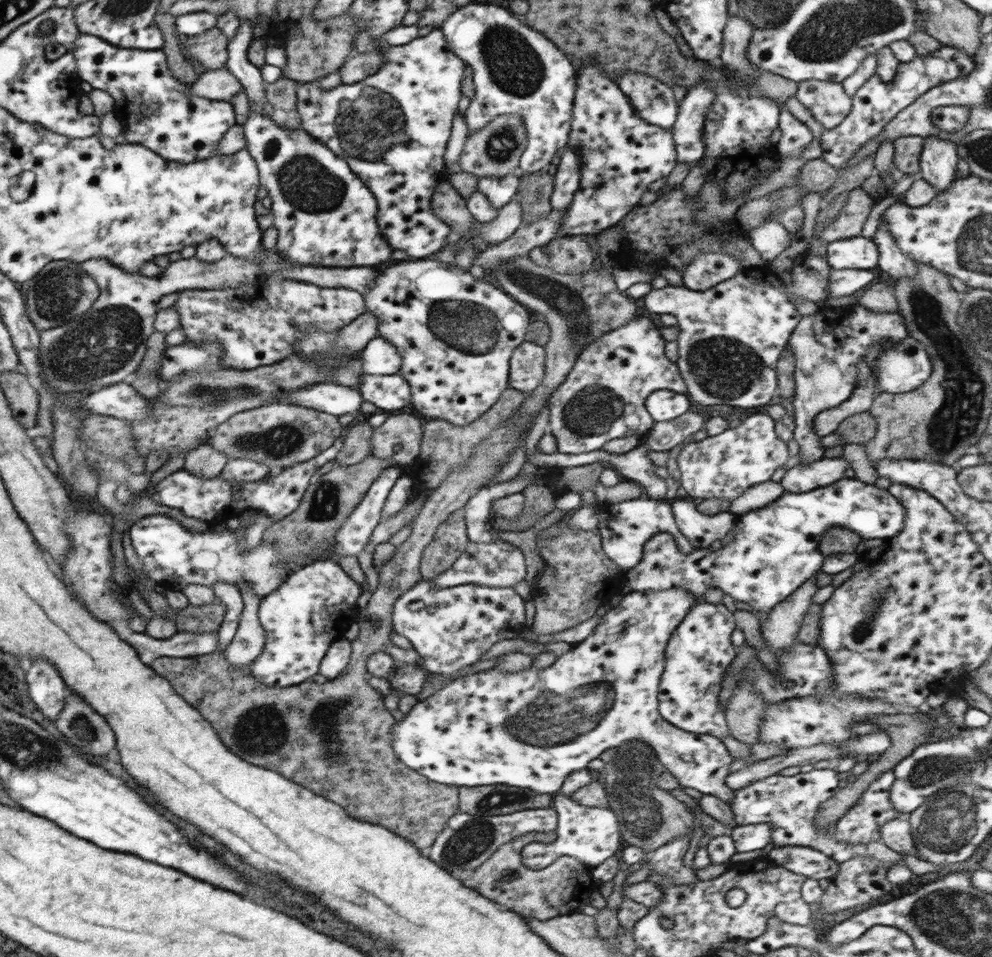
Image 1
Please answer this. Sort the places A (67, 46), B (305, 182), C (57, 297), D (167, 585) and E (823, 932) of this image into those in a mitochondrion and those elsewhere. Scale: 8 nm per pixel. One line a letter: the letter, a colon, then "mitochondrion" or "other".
A: other
B: mitochondrion
C: mitochondrion
D: other
E: other

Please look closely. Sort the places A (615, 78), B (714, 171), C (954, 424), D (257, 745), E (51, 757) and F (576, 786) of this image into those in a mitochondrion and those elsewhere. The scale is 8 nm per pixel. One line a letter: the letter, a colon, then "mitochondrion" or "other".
A: other
B: other
C: mitochondrion
D: mitochondrion
E: mitochondrion
F: other

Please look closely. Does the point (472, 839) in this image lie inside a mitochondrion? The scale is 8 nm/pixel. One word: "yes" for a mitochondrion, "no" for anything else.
yes

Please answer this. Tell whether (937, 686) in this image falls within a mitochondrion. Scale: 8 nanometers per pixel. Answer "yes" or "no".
no

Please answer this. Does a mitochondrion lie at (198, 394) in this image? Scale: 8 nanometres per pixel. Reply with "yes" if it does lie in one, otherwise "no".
yes

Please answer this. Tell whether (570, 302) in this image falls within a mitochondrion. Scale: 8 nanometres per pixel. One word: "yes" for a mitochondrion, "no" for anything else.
yes

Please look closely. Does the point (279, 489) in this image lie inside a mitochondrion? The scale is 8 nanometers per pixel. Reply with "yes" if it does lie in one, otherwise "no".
no

